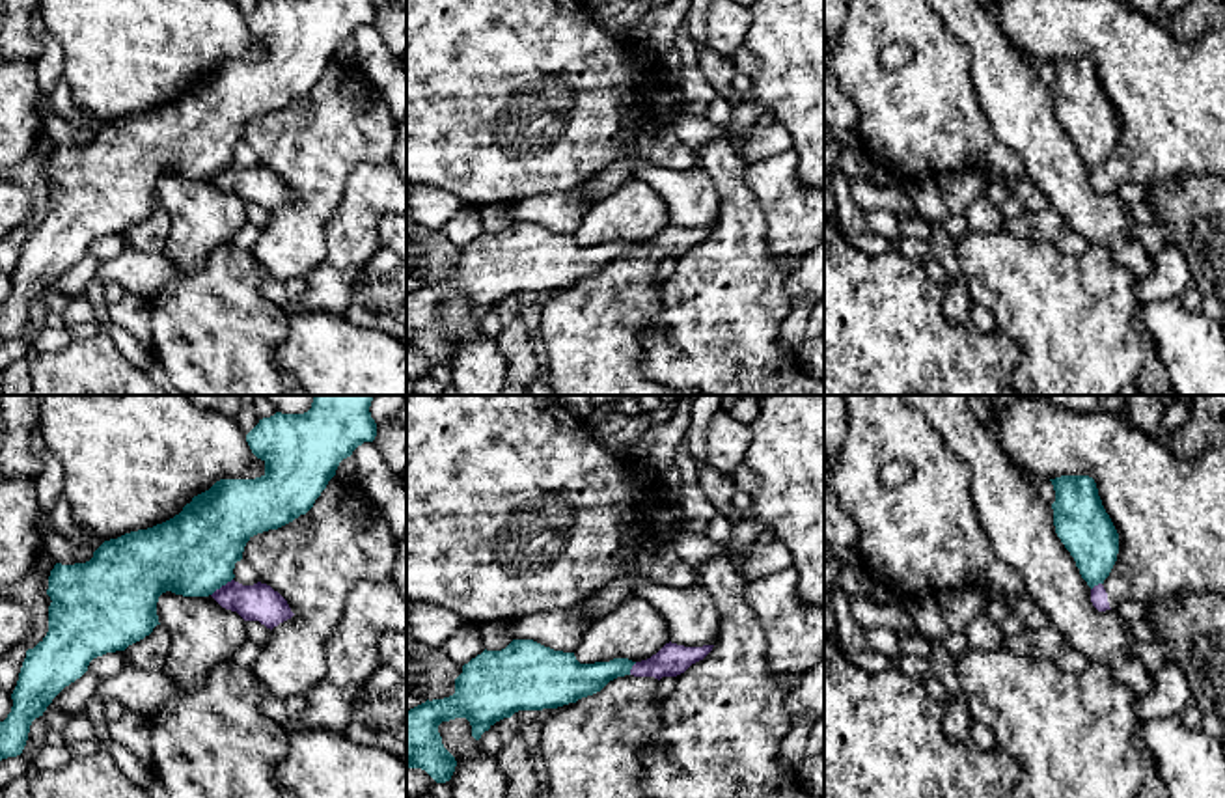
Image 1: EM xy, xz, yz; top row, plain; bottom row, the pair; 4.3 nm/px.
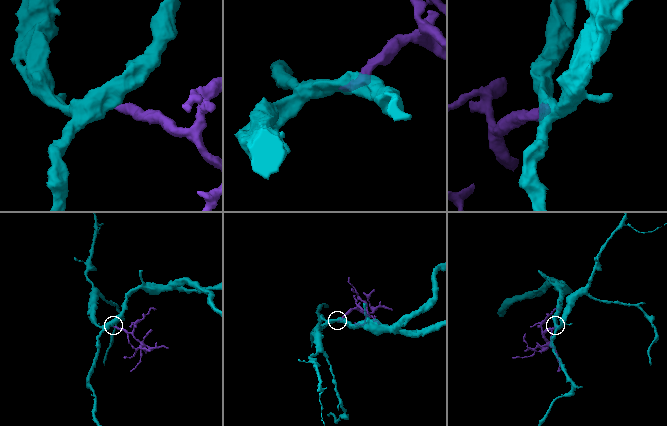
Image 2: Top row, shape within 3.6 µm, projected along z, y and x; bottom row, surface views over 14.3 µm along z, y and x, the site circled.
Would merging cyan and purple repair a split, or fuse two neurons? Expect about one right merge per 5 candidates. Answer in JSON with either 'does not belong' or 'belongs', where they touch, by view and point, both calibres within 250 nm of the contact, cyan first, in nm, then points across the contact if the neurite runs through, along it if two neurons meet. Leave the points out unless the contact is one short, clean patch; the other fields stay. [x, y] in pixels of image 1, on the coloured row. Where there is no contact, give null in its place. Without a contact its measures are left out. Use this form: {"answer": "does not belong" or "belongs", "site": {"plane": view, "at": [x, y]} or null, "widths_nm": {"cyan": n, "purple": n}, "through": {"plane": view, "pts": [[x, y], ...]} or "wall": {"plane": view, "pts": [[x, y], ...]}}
{"answer": "does not belong", "site": {"plane": "xy", "at": [220, 586]}, "widths_nm": {"cyan": 360, "purple": 160}, "wall": {"plane": "xy", "pts": [[232, 578], [211, 595]]}}

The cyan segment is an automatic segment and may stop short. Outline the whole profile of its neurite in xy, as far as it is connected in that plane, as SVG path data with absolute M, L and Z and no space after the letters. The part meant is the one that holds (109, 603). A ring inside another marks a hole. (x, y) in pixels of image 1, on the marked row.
M313 395L311 408L304 414L276 412L270 418L259 420L259 423L246 434L246 442L248 442L252 453L265 462L265 474L261 477L255 477L255 479L220 479L209 490L194 496L192 502L186 503L183 507L183 511L179 515L175 515L173 518L170 518L162 524L157 524L153 528L147 528L147 530L131 531L131 533L125 533L117 539L104 541L93 552L93 557L86 563L75 563L75 565L56 563L54 569L50 571L48 589L47 589L47 595L52 600L50 606L48 606L48 632L34 649L26 651L26 658L22 662L17 686L11 694L11 699L13 699L11 712L7 714L7 718L4 722L0 722L0 761L7 759L7 757L17 757L17 755L22 753L22 750L26 746L26 740L28 740L32 722L35 718L43 716L47 707L52 703L52 699L65 686L69 686L71 682L75 682L76 679L80 679L88 671L88 666L93 658L103 656L106 653L125 651L129 645L132 645L132 643L144 640L145 636L149 636L153 632L153 628L157 625L160 625L158 615L157 615L157 602L158 602L158 597L162 593L172 591L172 593L183 595L183 597L209 597L209 595L213 595L216 589L220 589L222 585L226 585L227 582L231 582L235 578L235 574L233 574L235 563L242 559L244 546L254 535L268 531L268 530L278 530L278 528L293 522L300 515L306 515L313 507L313 503L321 496L321 492L326 488L328 481L336 475L336 470L337 470L339 462L343 459L351 457L352 451L358 446L362 446L364 442L373 442L375 440L377 423L371 418L371 412L369 412L373 397L375 395Z

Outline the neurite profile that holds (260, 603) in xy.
M231 580L211 597L222 608L237 612L244 621L259 621L270 630L295 615L287 600L270 585L261 582L242 585Z

